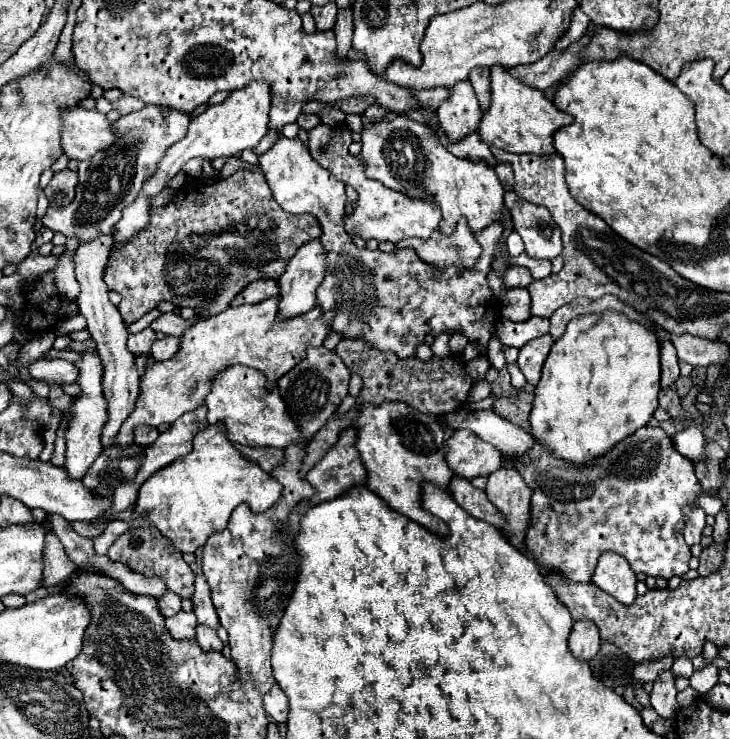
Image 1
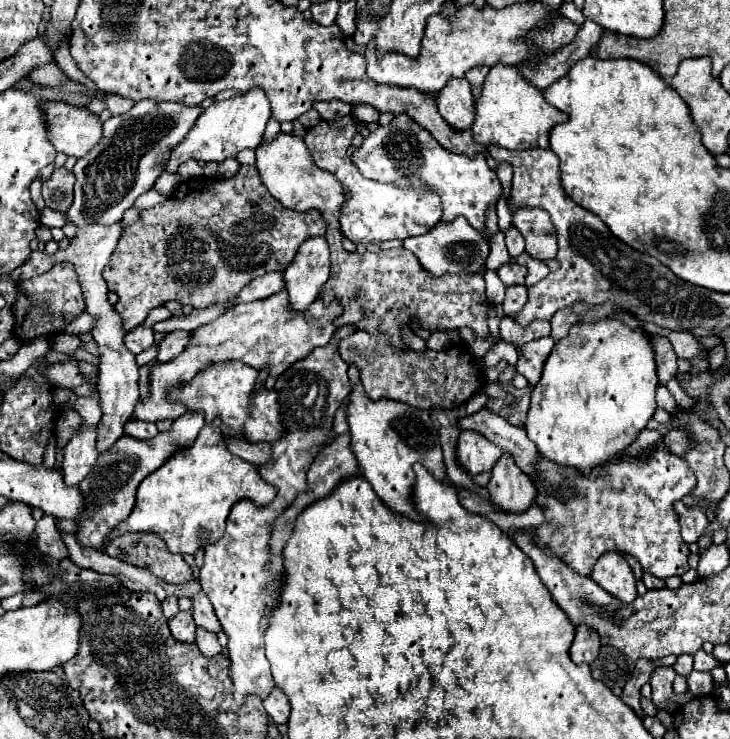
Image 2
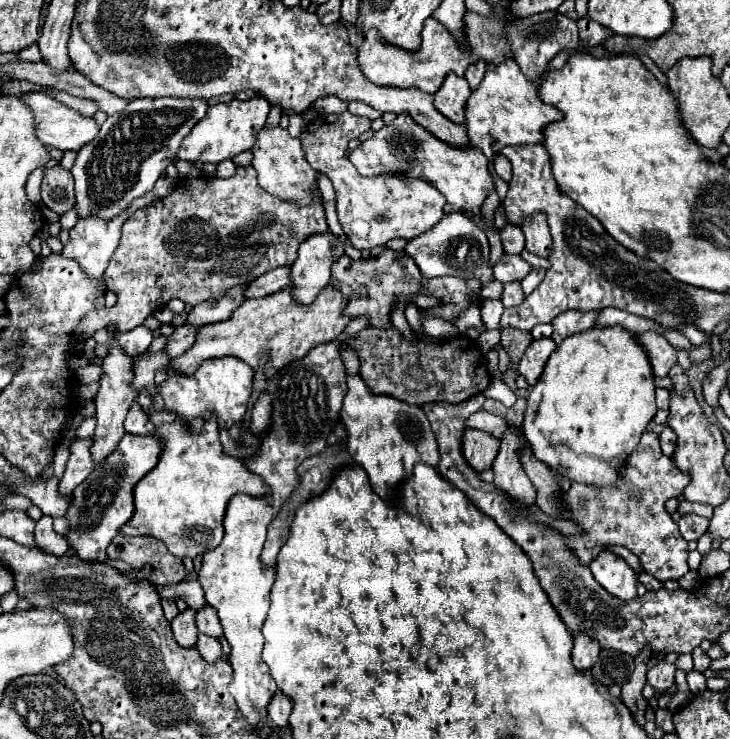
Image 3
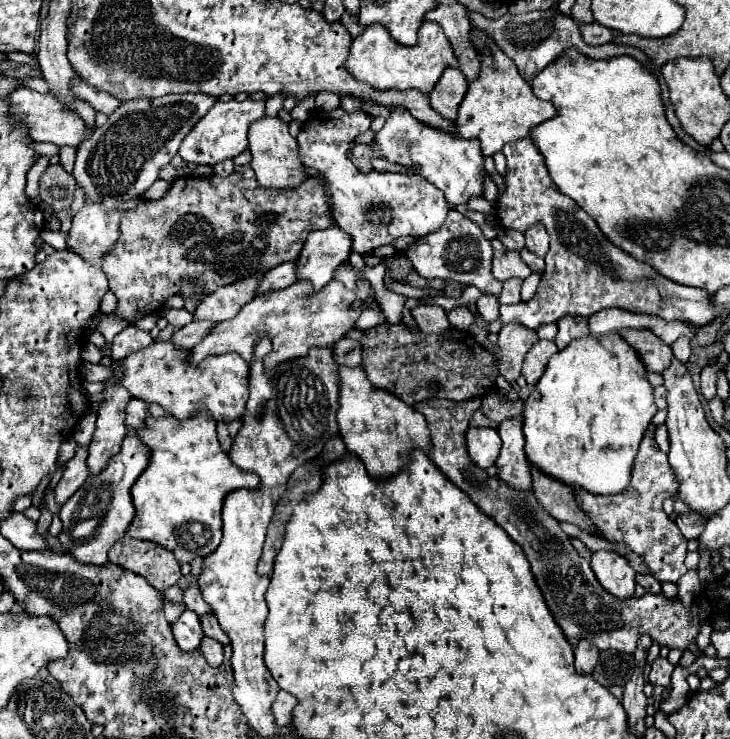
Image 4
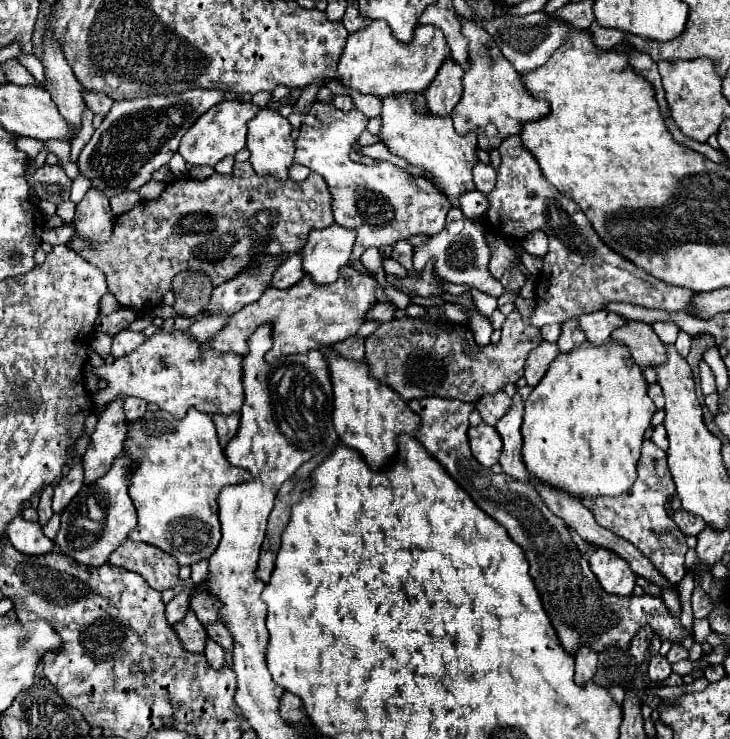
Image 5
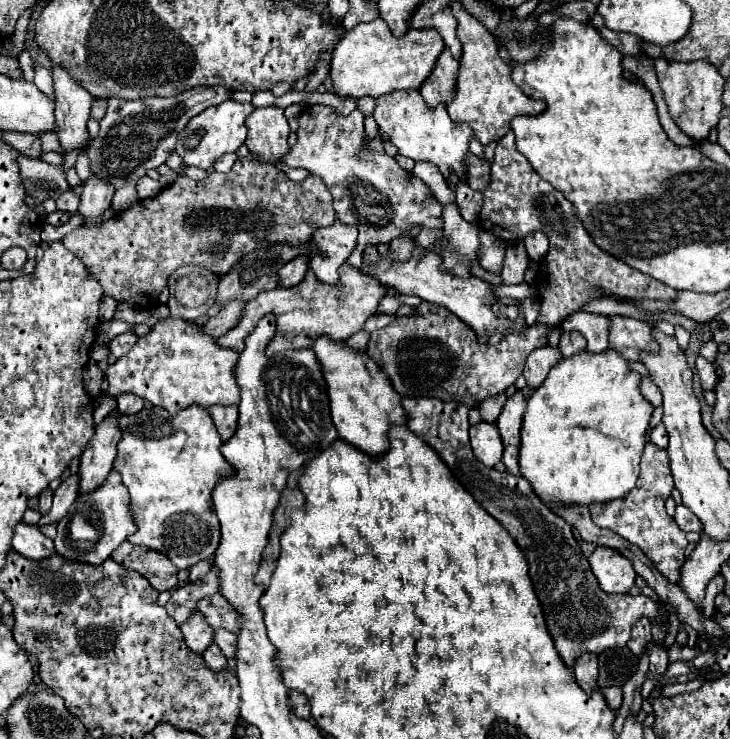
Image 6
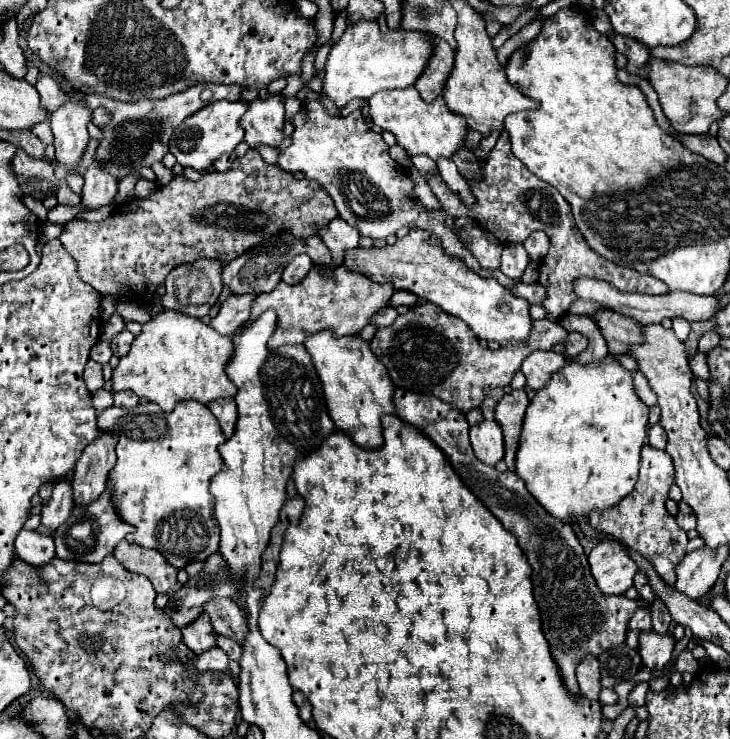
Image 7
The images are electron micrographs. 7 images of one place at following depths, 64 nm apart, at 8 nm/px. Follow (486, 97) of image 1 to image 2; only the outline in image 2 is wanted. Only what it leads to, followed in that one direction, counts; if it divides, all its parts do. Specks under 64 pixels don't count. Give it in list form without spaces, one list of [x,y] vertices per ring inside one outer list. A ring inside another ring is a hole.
[[[482,66],[482,70],[480,68],[476,68],[476,70],[468,70],[466,72],[466,78],[468,78],[468,82],[472,84],[472,92],[474,92],[474,98],[480,98],[480,94],[482,94],[482,86],[484,86],[484,80],[486,80],[486,76],[488,76],[488,66]]]

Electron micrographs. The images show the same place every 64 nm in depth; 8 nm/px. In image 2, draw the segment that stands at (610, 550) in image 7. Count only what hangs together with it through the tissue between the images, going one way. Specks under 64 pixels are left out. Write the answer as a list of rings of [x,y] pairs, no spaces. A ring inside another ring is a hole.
[[[604,552],[596,562],[590,578],[622,602],[630,604],[638,596],[634,572],[620,552]]]

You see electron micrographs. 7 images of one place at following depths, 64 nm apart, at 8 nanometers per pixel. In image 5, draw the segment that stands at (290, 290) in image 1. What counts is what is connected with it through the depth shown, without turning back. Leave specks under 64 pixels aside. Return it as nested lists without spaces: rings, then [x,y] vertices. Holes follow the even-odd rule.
[[[332,224],[330,228],[324,228],[324,230],[312,230],[310,236],[308,236],[308,242],[306,242],[306,246],[302,248],[302,254],[300,254],[304,274],[310,274],[316,284],[336,282],[338,276],[340,276],[340,268],[350,264],[348,260],[350,260],[350,252],[352,252],[352,246],[354,246],[354,238],[356,238],[356,232],[340,228],[338,224]]]

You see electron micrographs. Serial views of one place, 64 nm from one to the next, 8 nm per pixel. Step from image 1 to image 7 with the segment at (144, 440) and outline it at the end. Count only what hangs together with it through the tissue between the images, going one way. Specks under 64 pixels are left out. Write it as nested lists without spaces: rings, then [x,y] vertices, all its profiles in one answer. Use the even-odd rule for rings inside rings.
[[[124,390],[124,392],[114,394],[114,404],[120,406],[120,408],[134,408],[138,402],[140,402],[140,398],[134,392]]]

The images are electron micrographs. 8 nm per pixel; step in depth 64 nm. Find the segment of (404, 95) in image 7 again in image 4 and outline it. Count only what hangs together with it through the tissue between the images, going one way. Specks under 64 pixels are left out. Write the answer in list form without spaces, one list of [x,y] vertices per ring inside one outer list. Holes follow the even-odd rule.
[[[404,108],[390,110],[390,118],[384,128],[376,134],[372,144],[356,144],[352,148],[352,162],[360,172],[372,172],[371,160],[384,158],[392,164],[408,166],[418,170],[416,174],[424,176],[436,188],[446,194],[448,208],[456,208],[468,204],[470,198],[482,196],[484,192],[484,154],[476,140],[464,140],[460,136],[444,136],[444,132],[436,132],[436,128],[424,128],[418,120],[412,120]]]

